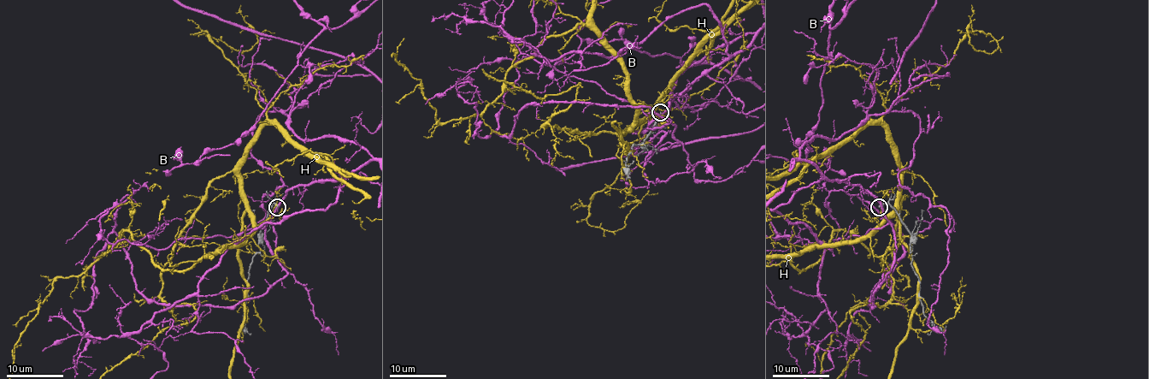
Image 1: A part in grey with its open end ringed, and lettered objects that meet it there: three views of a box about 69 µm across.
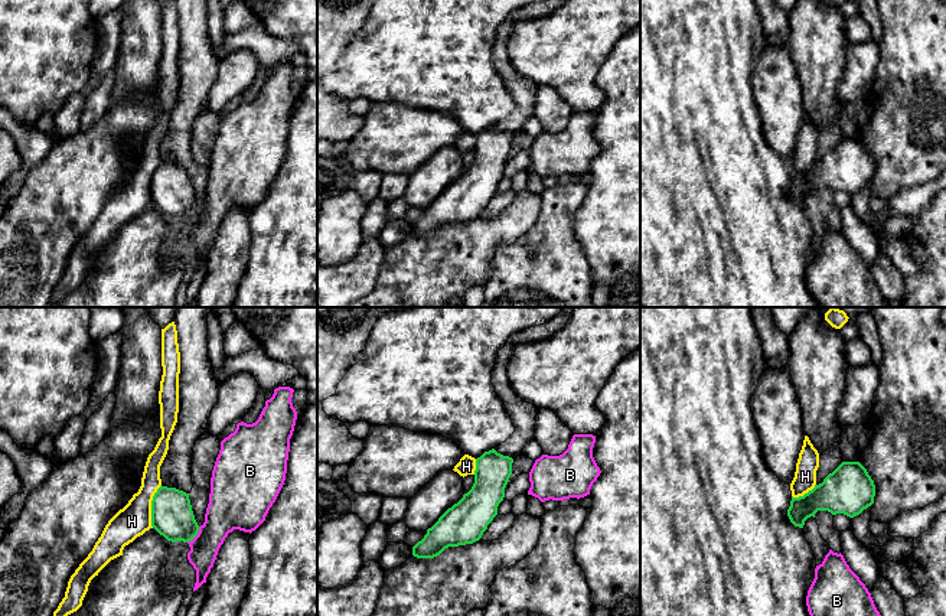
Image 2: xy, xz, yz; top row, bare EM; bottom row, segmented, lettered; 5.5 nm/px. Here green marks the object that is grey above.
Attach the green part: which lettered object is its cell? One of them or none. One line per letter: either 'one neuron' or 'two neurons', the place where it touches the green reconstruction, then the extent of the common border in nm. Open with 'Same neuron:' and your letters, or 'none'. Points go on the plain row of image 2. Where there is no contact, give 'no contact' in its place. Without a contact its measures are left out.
Same neuron: none
B: two neurons; meets green in xy at (195, 212); contact 120 nm long
H: two neurons; meets green in xy at (152, 183); contact 240 nm long

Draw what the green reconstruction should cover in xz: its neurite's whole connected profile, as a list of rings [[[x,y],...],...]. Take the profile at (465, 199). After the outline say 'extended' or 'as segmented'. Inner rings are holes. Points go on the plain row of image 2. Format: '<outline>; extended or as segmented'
[[[495,126],[476,136],[474,160],[463,175],[448,185],[412,224],[417,235],[434,235],[448,224],[479,218],[498,192],[505,164],[512,151],[513,136]]]; as segmented

